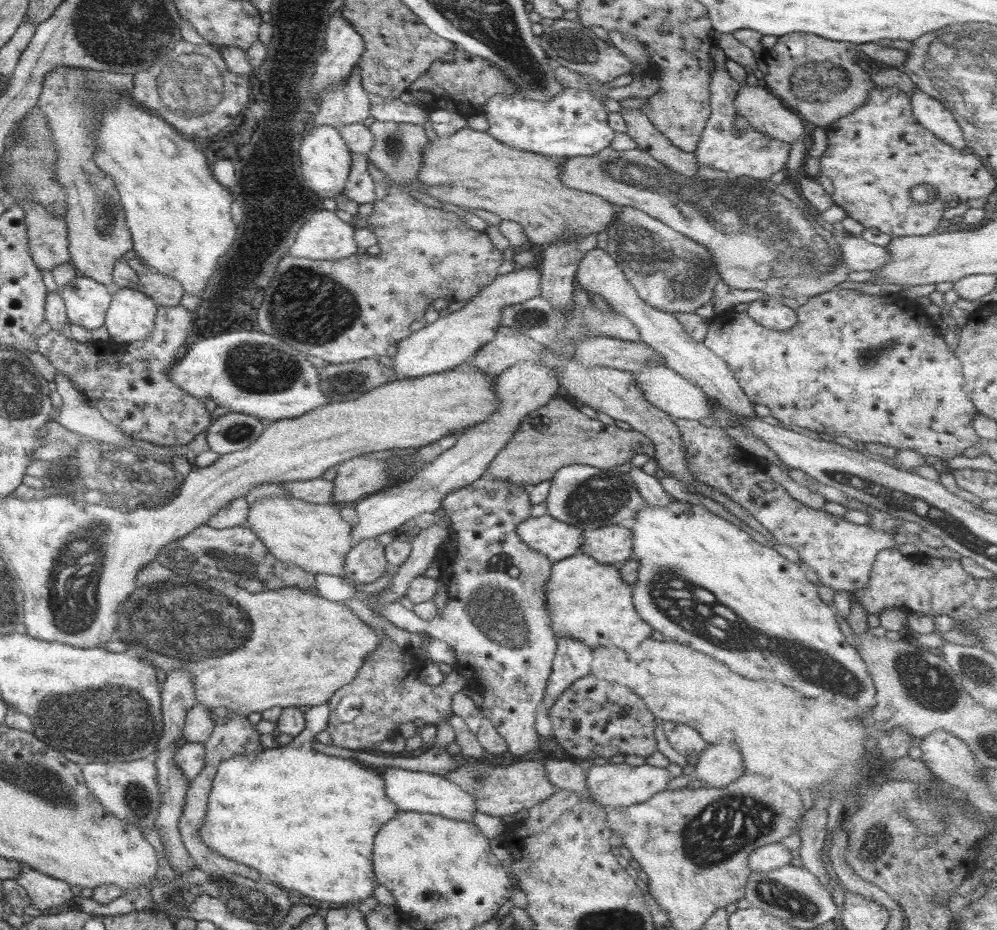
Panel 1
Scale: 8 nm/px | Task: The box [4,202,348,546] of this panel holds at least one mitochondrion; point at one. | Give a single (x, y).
(252, 366)

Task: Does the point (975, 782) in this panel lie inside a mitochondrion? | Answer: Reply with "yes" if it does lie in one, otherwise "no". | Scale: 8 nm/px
no

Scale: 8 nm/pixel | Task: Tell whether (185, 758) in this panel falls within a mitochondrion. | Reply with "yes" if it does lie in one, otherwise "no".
no

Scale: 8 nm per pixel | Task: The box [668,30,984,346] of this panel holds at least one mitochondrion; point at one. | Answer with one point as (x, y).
(818, 80)

